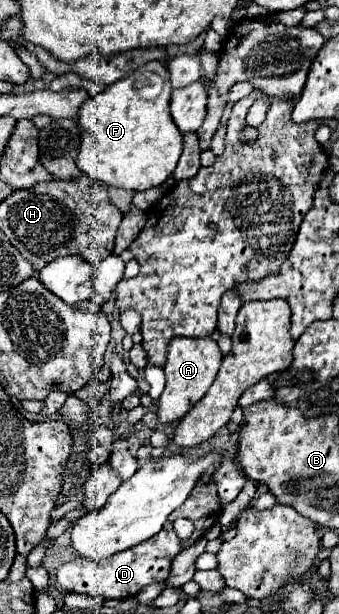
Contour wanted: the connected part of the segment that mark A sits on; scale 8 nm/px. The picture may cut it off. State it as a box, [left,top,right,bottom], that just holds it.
[159,338,221,422]

